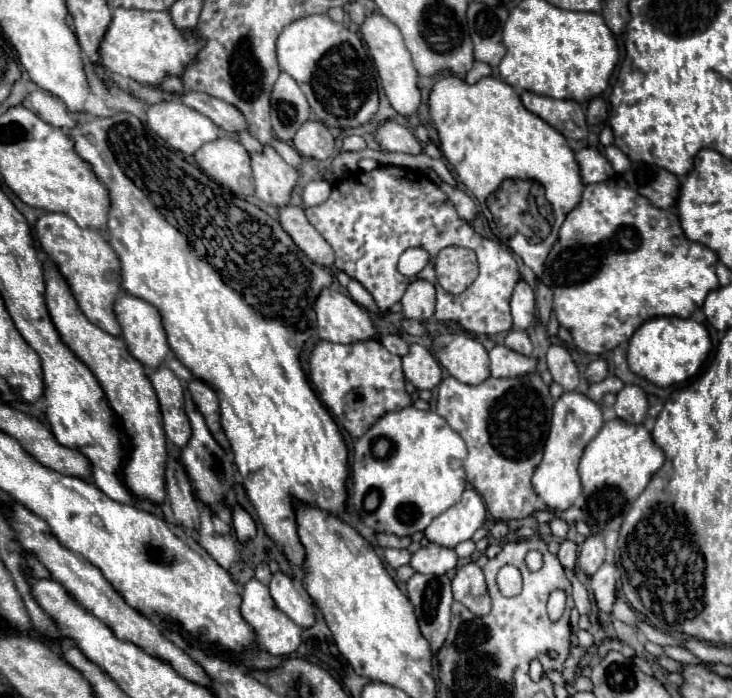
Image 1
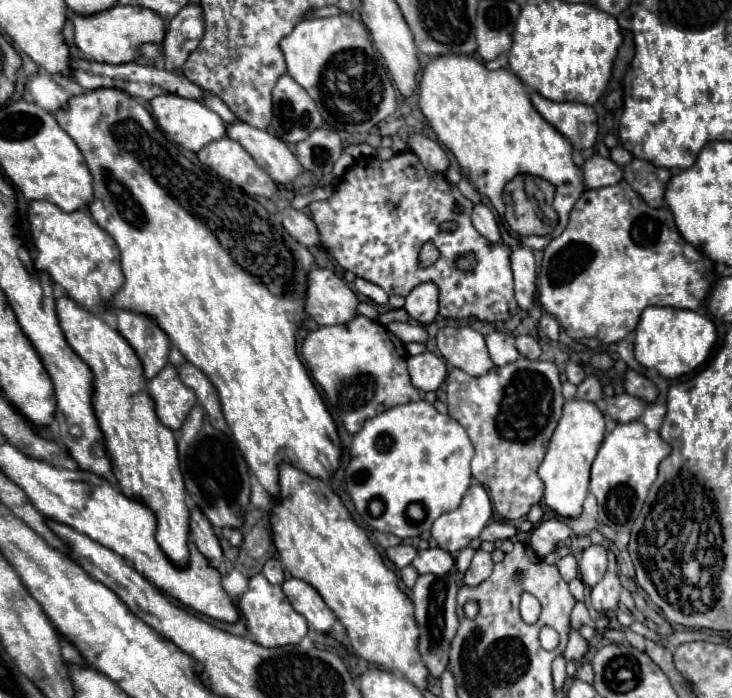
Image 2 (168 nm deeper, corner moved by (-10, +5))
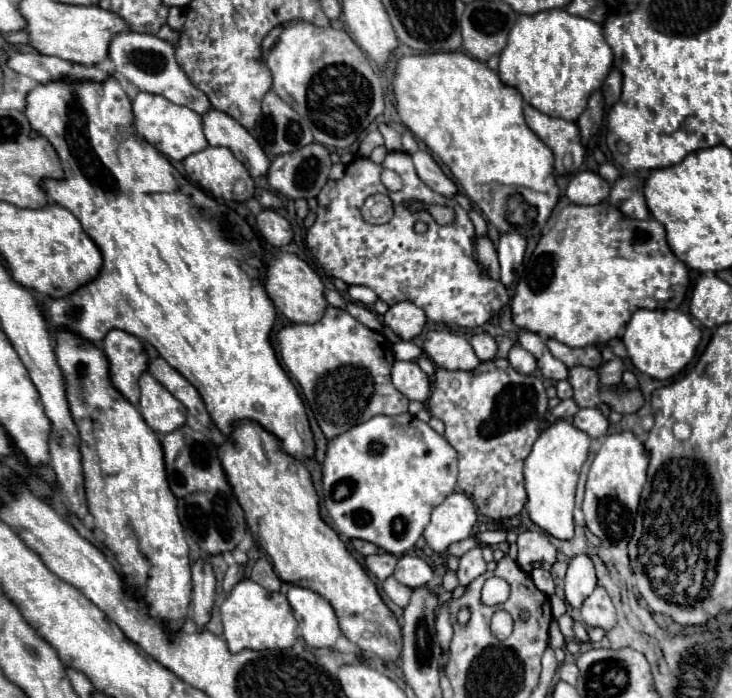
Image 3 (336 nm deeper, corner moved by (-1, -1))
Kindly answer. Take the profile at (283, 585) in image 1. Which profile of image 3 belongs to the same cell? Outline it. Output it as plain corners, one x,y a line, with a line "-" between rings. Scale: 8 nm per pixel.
299,585
289,587
287,599
305,643
309,647
333,647
341,635
333,607
315,591

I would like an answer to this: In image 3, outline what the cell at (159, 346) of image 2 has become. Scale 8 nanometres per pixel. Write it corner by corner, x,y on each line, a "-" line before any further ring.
111,329
103,339
103,351
111,365
113,385
133,403
139,403
139,377
147,371
147,351
143,343
121,329

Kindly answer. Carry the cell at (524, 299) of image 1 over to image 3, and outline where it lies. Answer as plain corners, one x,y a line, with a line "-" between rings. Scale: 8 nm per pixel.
517,231
501,235
497,253
499,253
499,265
501,265
501,283
505,287
511,287
515,283
515,269
523,263
523,255
525,255
523,235
519,235

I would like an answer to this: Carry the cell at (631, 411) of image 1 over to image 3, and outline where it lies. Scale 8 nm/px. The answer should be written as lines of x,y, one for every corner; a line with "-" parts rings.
587,407
587,409
577,411
577,415
573,417
573,425
579,427
581,431
585,431
591,439
599,439
599,437
607,435
611,421
609,421
609,417
605,417
601,413
601,409

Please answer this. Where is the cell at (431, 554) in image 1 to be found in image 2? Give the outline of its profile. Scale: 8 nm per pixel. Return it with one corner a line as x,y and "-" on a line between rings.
434,547
434,549
418,551
412,565
420,575
428,575
428,573
444,575
454,567
454,559
452,559
452,555
448,551
444,551
440,547

